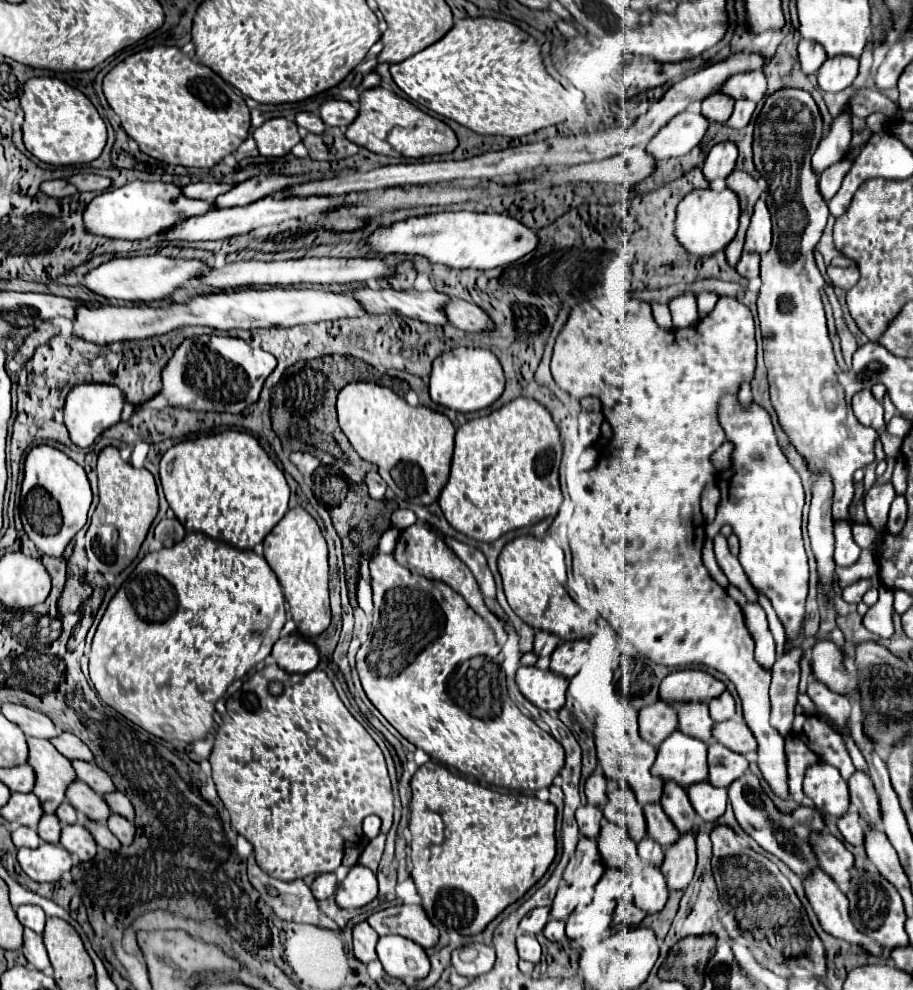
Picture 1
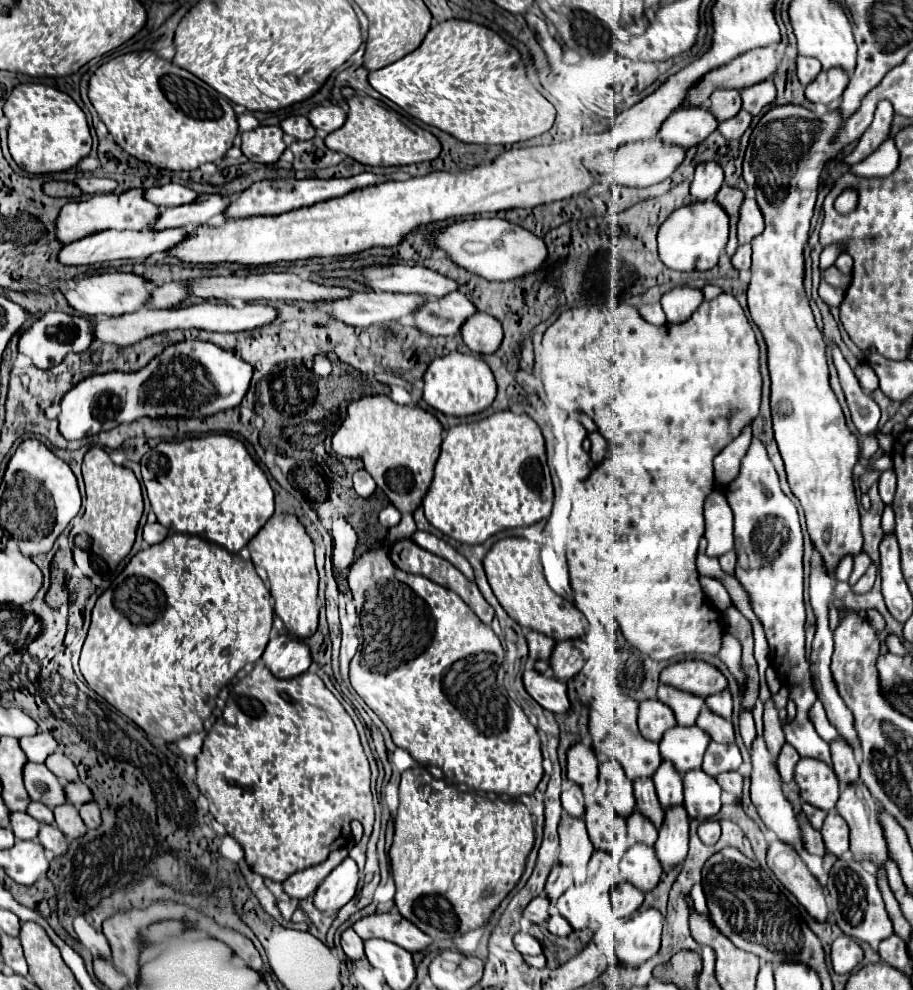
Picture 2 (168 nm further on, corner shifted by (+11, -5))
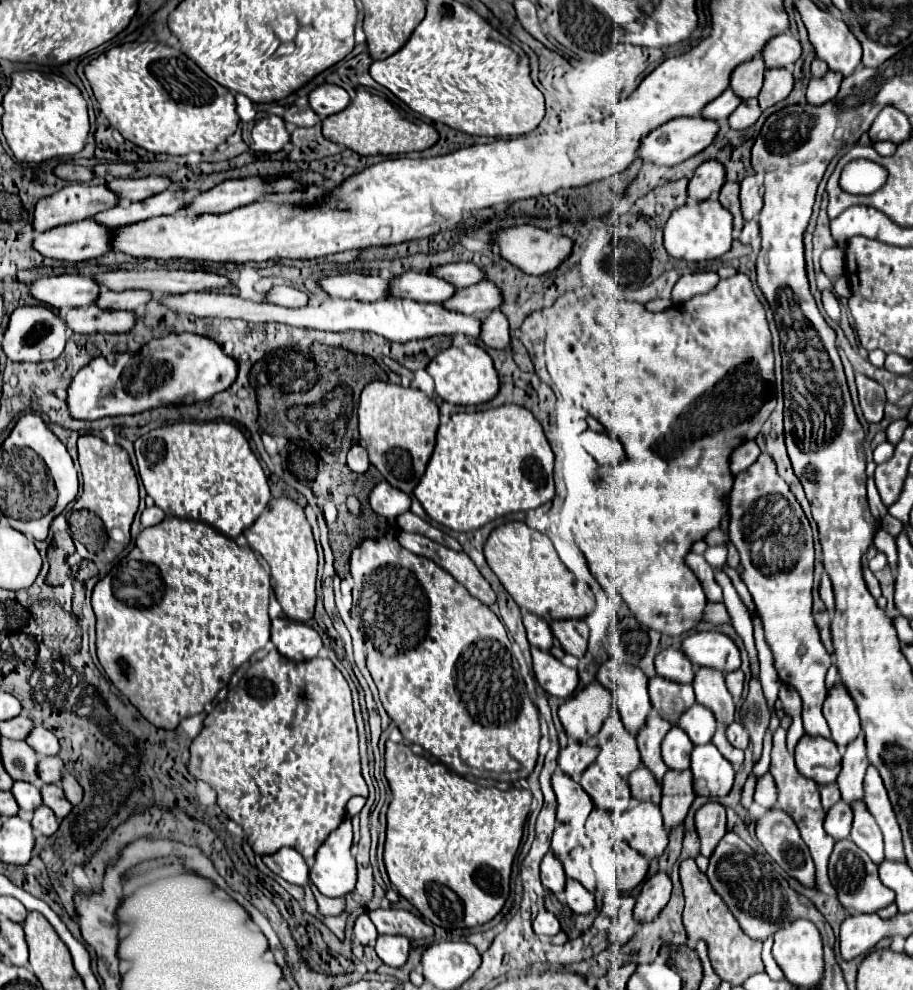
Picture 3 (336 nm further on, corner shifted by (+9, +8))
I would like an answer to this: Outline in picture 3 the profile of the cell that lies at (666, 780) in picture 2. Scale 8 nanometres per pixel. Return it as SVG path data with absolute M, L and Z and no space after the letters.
M673 725L663 739L663 745L661 745L663 761L667 763L667 767L675 767L675 769L689 767L693 747L695 745L691 743L689 735L679 725Z

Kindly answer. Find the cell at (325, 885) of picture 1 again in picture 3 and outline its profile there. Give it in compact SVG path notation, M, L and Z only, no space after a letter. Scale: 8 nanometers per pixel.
M281 849L281 851L275 851L271 855L263 855L261 859L275 875L283 877L285 881L295 883L295 885L307 885L309 867L301 859L301 855L295 853L293 849Z

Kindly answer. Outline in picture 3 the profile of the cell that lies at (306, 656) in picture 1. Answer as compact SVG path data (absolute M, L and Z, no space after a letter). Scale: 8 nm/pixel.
M287 617L271 621L271 641L281 655L293 661L315 659L323 647L321 637L313 627Z

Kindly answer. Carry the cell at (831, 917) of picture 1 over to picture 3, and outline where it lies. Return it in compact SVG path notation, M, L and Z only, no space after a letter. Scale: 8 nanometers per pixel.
M773 807L767 809L757 821L755 821L755 833L757 839L761 841L761 845L765 847L765 851L775 859L775 863L787 871L789 877L795 877L801 885L805 887L815 887L815 867L811 863L811 855L809 849L805 845L805 841L799 835L799 829L795 825L795 821L781 809Z

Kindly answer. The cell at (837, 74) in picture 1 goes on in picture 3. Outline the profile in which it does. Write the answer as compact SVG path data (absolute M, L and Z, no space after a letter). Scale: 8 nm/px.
M829 71L825 77L819 77L819 79L813 77L807 87L807 103L811 105L829 103L837 95L841 81L843 81L843 75L833 73L833 71Z

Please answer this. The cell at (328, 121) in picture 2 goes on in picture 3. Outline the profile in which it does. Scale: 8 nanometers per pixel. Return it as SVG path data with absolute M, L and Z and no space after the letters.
M323 83L309 93L309 105L319 115L319 119L325 119L349 105L349 93L339 85Z

